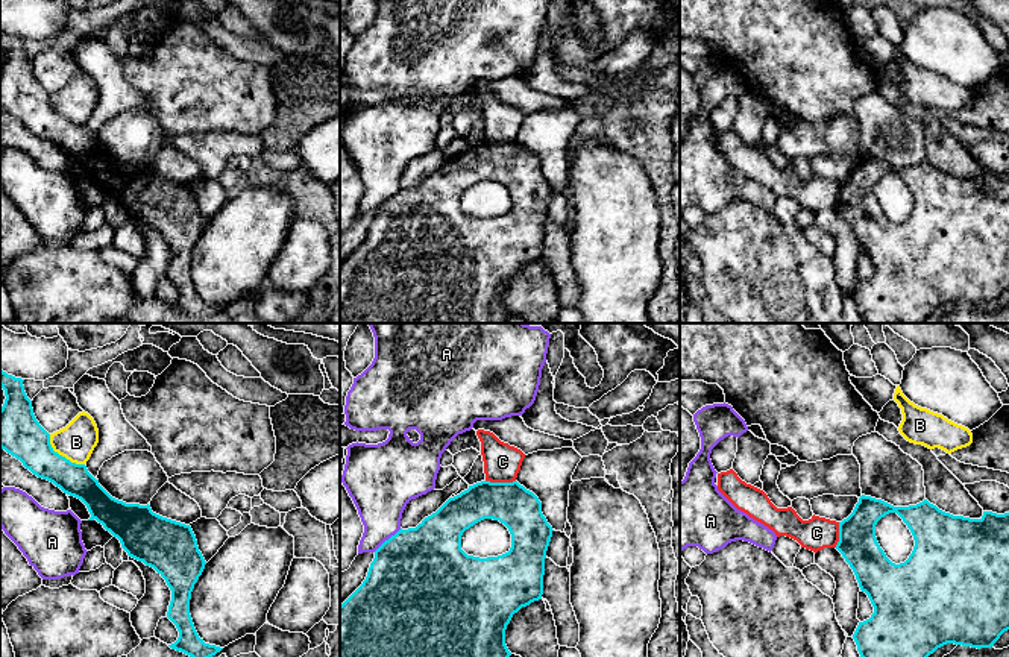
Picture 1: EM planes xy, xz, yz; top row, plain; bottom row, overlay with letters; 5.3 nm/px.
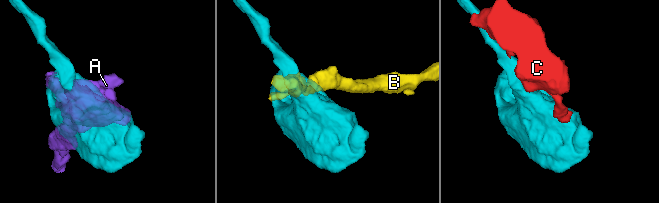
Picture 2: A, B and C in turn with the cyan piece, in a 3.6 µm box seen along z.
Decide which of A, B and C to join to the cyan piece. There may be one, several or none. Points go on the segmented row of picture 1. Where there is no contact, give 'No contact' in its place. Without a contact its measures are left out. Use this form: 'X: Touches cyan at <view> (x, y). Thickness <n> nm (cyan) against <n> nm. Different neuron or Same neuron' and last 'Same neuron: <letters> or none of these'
A: Touches cyan at xz (389, 539). Thickness 500 nm (cyan) against 300 nm. Different neuron
B: Touches cyan at xy (61, 455). Thickness 240 nm (cyan) against 200 nm. Different neuron
C: Touches cyan at xz (501, 483). Thickness 220 nm (cyan) against 190 nm. Different neuron
Same neuron: none of these

